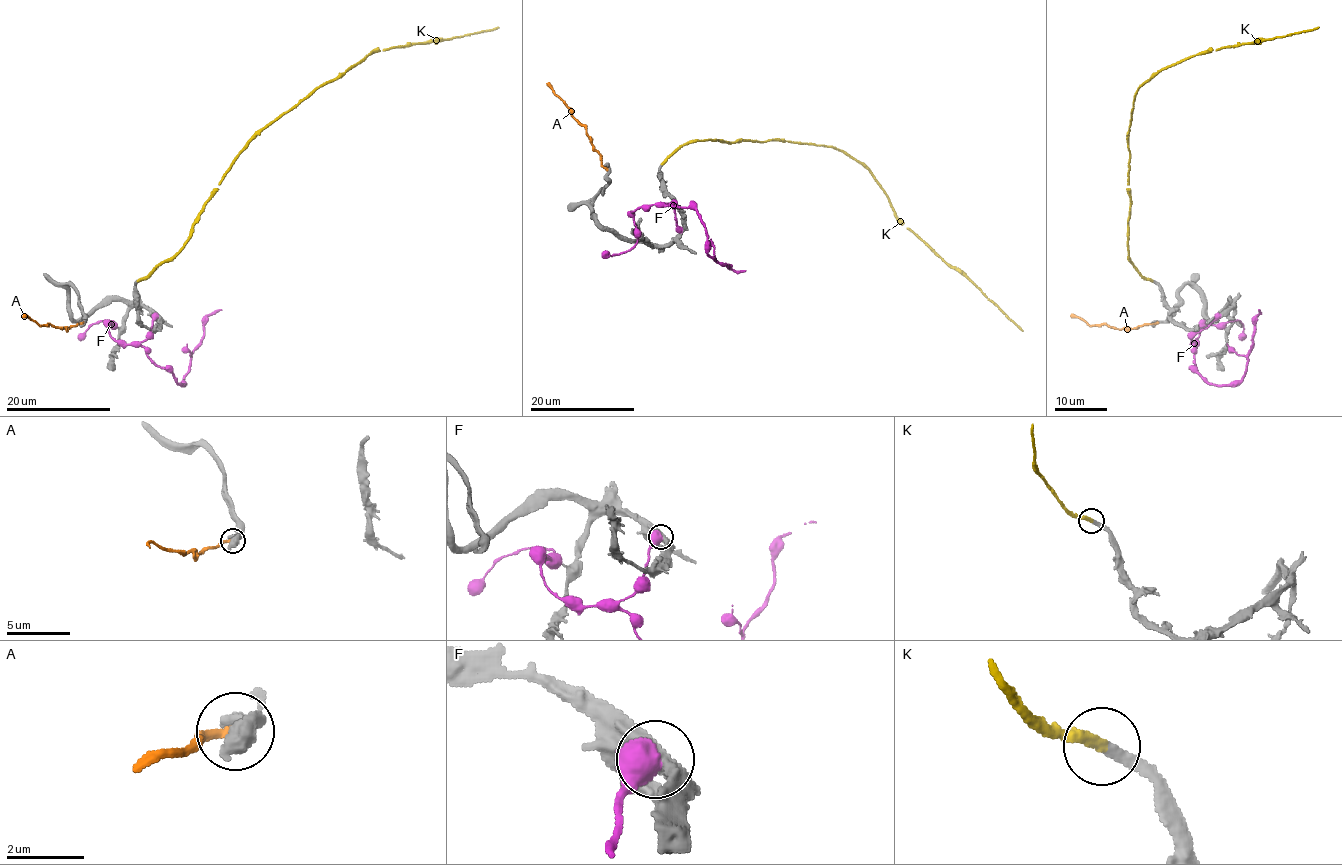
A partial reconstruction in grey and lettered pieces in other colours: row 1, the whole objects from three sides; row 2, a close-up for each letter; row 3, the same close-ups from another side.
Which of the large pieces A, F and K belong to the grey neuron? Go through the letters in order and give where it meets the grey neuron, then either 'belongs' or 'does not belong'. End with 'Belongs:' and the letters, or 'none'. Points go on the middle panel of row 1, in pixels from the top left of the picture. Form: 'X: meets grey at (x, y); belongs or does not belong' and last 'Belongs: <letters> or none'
A: meets grey at (606, 168); does not belong
F: meets grey at (681, 230); does not belong
K: meets grey at (662, 164); belongs
Belongs: K

